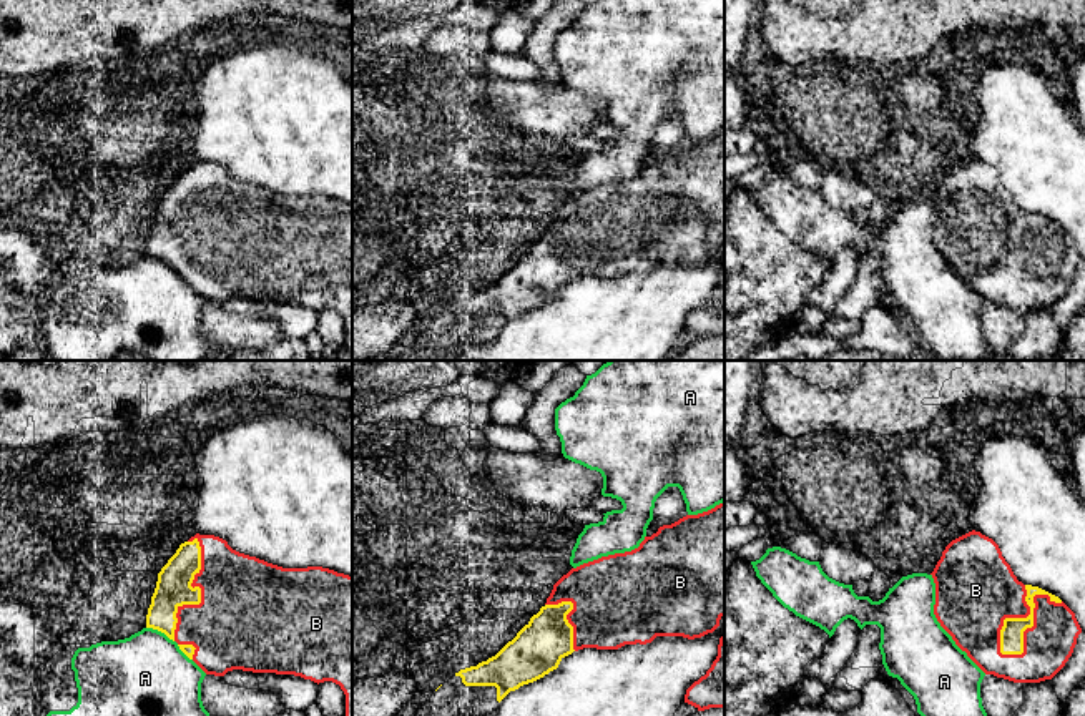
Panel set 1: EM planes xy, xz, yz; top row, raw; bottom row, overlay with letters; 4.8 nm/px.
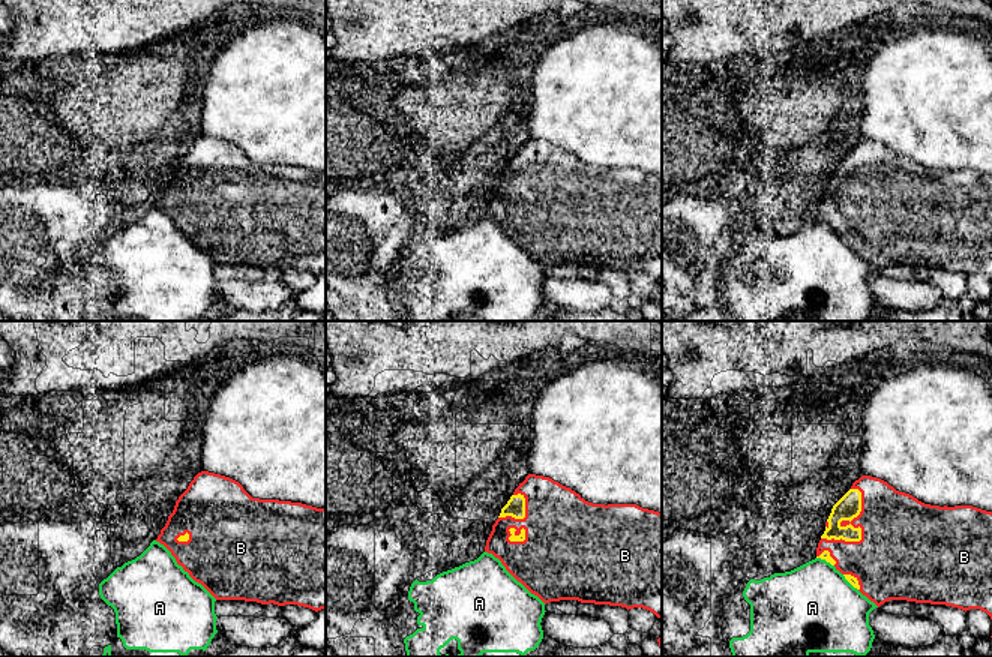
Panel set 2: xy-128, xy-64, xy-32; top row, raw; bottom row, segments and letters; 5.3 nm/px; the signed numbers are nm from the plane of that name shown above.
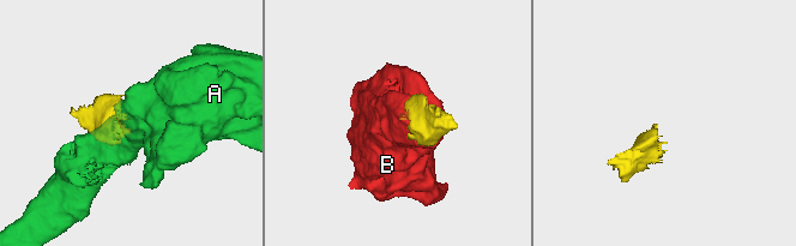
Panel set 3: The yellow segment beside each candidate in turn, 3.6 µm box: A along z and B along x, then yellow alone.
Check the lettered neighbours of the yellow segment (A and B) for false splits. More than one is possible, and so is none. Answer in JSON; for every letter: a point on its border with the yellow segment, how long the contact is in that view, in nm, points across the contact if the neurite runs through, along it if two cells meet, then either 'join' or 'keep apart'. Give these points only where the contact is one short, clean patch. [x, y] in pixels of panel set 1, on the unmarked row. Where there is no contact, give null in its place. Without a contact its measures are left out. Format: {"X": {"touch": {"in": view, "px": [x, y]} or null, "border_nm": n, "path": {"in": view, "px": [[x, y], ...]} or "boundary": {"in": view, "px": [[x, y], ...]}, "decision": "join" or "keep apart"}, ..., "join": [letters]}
{"A": {"touch": {"in": "xy", "px": [160, 258]}, "border_nm": 150, "boundary": {"in": "xy", "px": [[147, 255], [163, 259], [173, 269]]}, "decision": "keep apart"}, "B": {"touch": {"in": "yz", "px": [1022, 246]}, "border_nm": 380, "decision": "join"}, "join": ["B"]}

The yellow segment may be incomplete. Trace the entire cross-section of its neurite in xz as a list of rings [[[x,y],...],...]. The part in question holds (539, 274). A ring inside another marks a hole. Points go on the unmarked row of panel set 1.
[[[724,130],[714,136],[686,143],[645,164],[638,176],[601,184],[572,196],[555,213],[547,231],[495,284],[455,301],[465,314],[495,314],[500,331],[510,319],[533,311],[557,297],[560,289],[583,276],[618,277],[625,272],[646,272],[656,264],[688,267],[713,261],[724,244]]]

